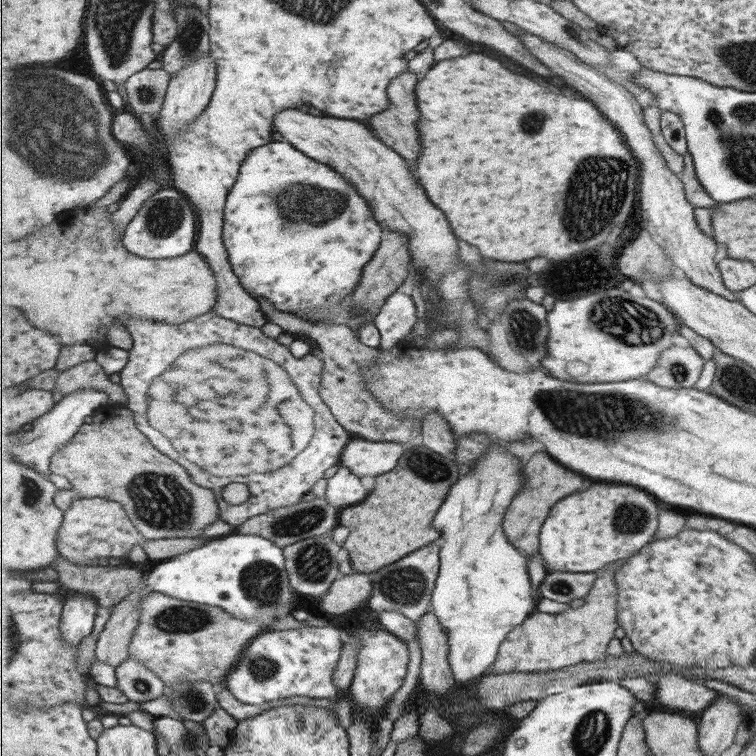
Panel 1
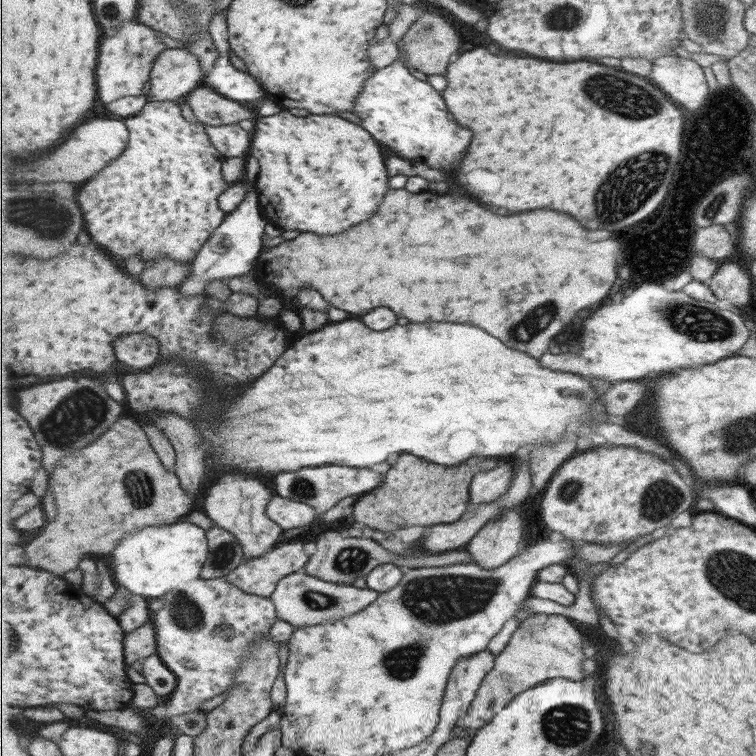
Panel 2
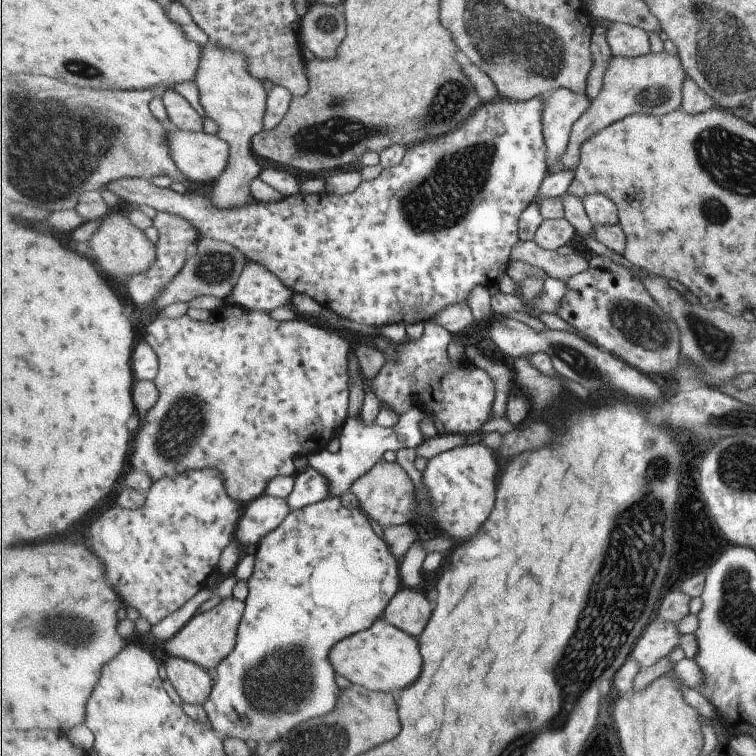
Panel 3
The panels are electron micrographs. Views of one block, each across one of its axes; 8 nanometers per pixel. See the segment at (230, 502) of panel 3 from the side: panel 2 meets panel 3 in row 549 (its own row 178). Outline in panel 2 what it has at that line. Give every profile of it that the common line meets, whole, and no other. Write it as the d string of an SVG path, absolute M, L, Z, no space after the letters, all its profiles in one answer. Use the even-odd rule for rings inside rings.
M181 100L151 101L137 116L126 118L130 134L127 149L79 192L80 210L87 230L93 234L91 238L103 242L99 246L105 246L117 258L141 254L147 263L155 259L153 256L194 261L228 215L219 205L219 198L231 185L223 176L226 157L213 145L205 127L207 124L199 120L189 122L183 116L182 104Z

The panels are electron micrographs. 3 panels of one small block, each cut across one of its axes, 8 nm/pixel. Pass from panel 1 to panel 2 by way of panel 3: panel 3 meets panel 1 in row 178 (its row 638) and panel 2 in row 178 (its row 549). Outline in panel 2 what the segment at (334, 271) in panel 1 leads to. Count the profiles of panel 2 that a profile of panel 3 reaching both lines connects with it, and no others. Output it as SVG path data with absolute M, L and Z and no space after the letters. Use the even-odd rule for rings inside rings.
M284 109L277 114L259 116L249 154L260 164L256 189L263 217L283 230L345 232L371 218L389 190L381 145L368 130L339 115L299 117Z

